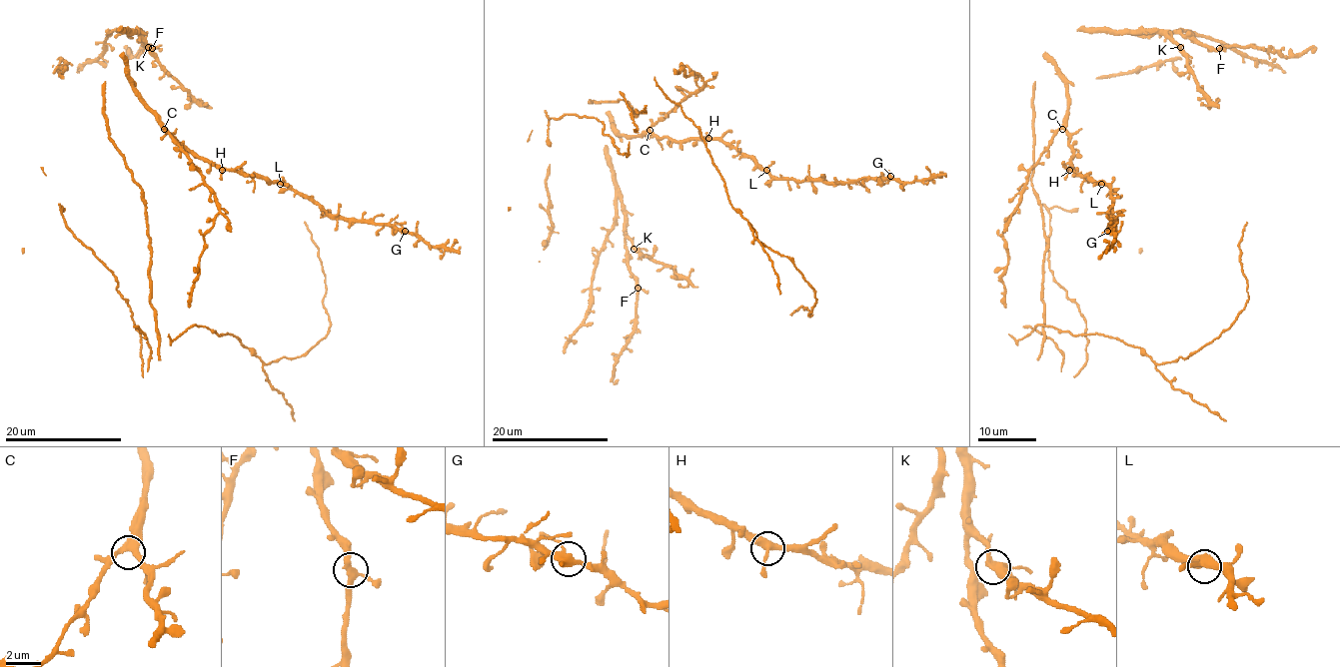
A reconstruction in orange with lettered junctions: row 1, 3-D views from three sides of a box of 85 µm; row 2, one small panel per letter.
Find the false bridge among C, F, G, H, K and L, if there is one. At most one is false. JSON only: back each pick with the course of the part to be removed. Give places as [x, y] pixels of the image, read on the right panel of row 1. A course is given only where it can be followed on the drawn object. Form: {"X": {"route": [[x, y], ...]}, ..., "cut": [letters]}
{"cut": []}

